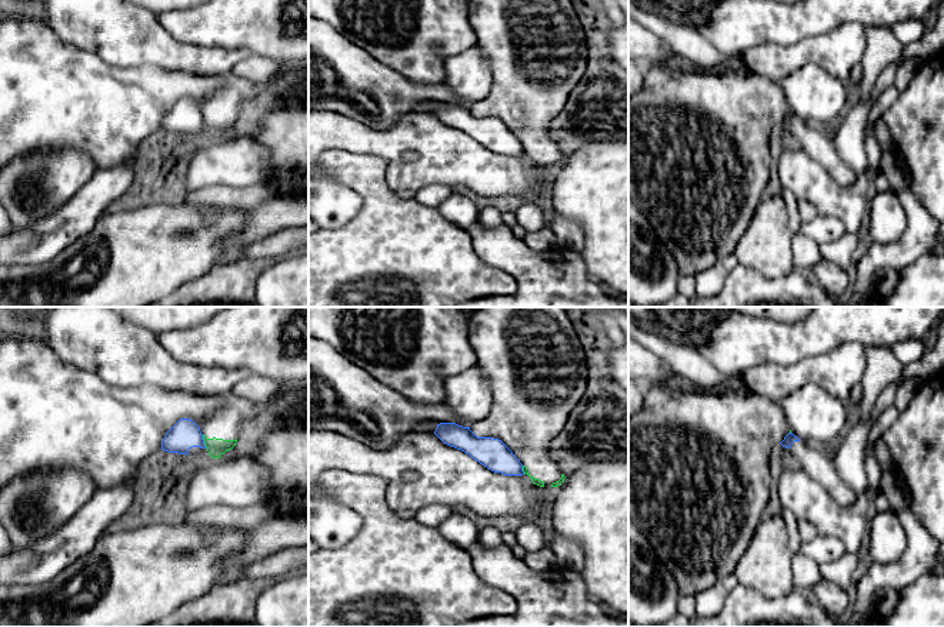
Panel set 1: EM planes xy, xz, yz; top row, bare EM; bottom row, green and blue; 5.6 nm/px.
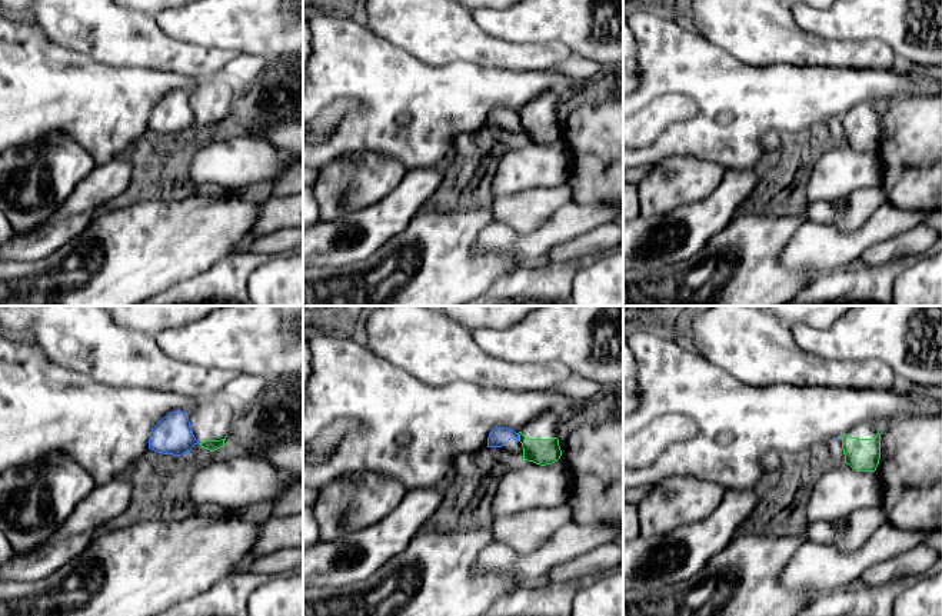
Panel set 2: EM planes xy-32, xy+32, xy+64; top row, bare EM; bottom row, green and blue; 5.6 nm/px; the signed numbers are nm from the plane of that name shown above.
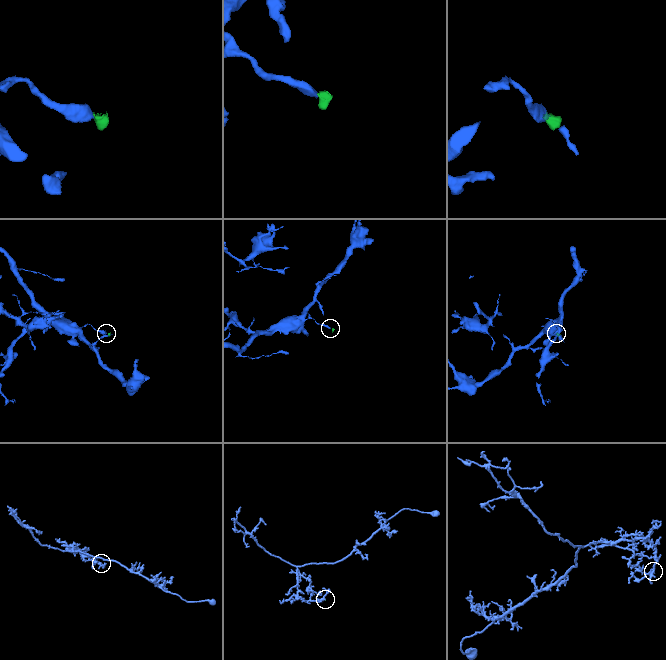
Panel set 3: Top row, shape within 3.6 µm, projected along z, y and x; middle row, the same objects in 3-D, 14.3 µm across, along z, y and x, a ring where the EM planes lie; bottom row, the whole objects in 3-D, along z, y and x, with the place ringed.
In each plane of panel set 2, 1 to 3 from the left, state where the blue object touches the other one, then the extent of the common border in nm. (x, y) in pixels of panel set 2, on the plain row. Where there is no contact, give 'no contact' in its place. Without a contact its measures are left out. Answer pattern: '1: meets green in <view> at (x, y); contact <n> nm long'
1: no contact
2: meets green in xy+32 at (519, 117); contact 50 nm long
3: no contact

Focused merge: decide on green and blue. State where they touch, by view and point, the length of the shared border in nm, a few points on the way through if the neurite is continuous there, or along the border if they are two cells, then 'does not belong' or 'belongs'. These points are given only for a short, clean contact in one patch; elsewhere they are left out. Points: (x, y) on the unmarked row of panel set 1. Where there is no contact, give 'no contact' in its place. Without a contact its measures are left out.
meets green in xy at (204, 122); contact 80 nm long; border along xy (202, 114), (206, 127); does not belong

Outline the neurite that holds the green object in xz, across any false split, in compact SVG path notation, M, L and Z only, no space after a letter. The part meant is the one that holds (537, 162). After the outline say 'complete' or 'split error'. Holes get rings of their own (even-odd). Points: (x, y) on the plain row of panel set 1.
M468 0L468 20L493 79L487 97L470 110L477 117L501 120L534 164L558 167L566 157L548 129L588 63L588 44L577 9L571 0Z; split error

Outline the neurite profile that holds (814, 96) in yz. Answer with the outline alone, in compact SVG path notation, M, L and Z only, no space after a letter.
M805 63L778 84L791 113L817 130L835 119L850 97L848 84L815 63Z

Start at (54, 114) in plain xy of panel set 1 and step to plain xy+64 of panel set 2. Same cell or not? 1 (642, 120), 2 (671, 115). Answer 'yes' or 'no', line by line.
1: no
2: no

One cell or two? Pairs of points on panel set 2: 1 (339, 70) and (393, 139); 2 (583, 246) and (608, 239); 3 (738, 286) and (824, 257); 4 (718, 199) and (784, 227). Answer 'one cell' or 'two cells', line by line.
1: one cell
2: one cell
3: two cells
4: two cells

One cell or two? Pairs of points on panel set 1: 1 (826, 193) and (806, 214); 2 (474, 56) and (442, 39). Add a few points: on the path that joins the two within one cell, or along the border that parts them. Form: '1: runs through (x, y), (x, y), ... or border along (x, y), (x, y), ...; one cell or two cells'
1: border along (799, 200), (811, 203), (817, 213); two cells
2: border along (474, 44), (446, 60), (446, 79); two cells

